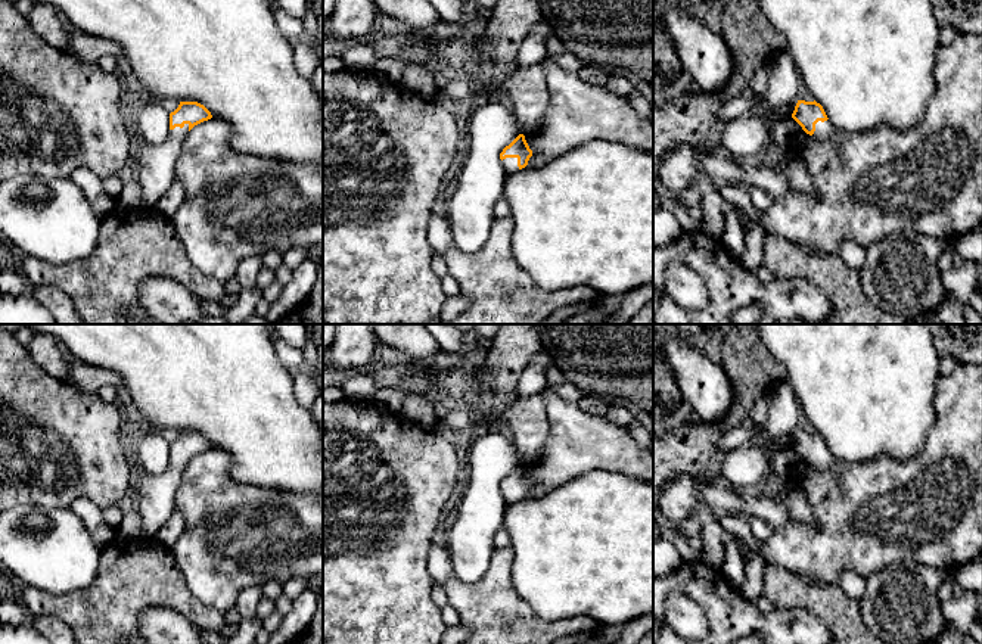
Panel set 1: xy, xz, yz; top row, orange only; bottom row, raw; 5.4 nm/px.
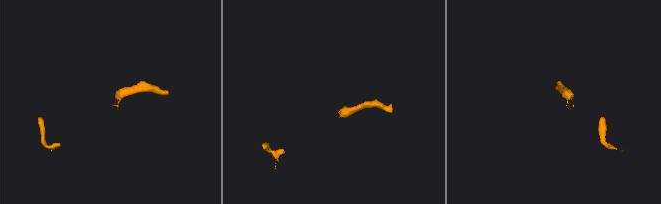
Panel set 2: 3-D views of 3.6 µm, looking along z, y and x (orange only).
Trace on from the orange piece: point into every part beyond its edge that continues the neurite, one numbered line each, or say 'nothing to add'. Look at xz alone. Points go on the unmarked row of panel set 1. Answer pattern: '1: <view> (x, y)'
1: xz (510, 494)

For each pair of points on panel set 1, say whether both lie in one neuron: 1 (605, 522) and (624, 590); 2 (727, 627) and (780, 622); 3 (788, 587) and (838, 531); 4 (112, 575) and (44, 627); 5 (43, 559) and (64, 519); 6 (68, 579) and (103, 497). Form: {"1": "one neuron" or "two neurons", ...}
{"1": "one neuron", "2": "one neuron", "3": "two neurons", "4": "two neurons", "5": "one neuron", "6": "two neurons"}

